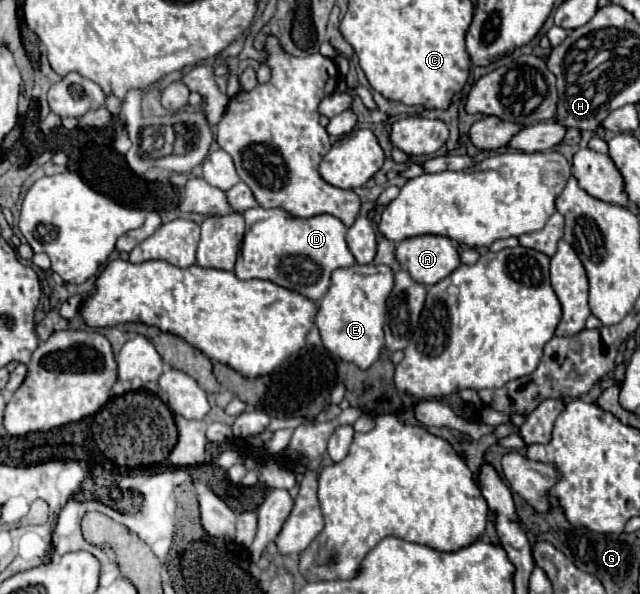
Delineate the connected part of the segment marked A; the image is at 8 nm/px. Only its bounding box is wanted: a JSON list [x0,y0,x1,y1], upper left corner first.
[397,235,461,285]

